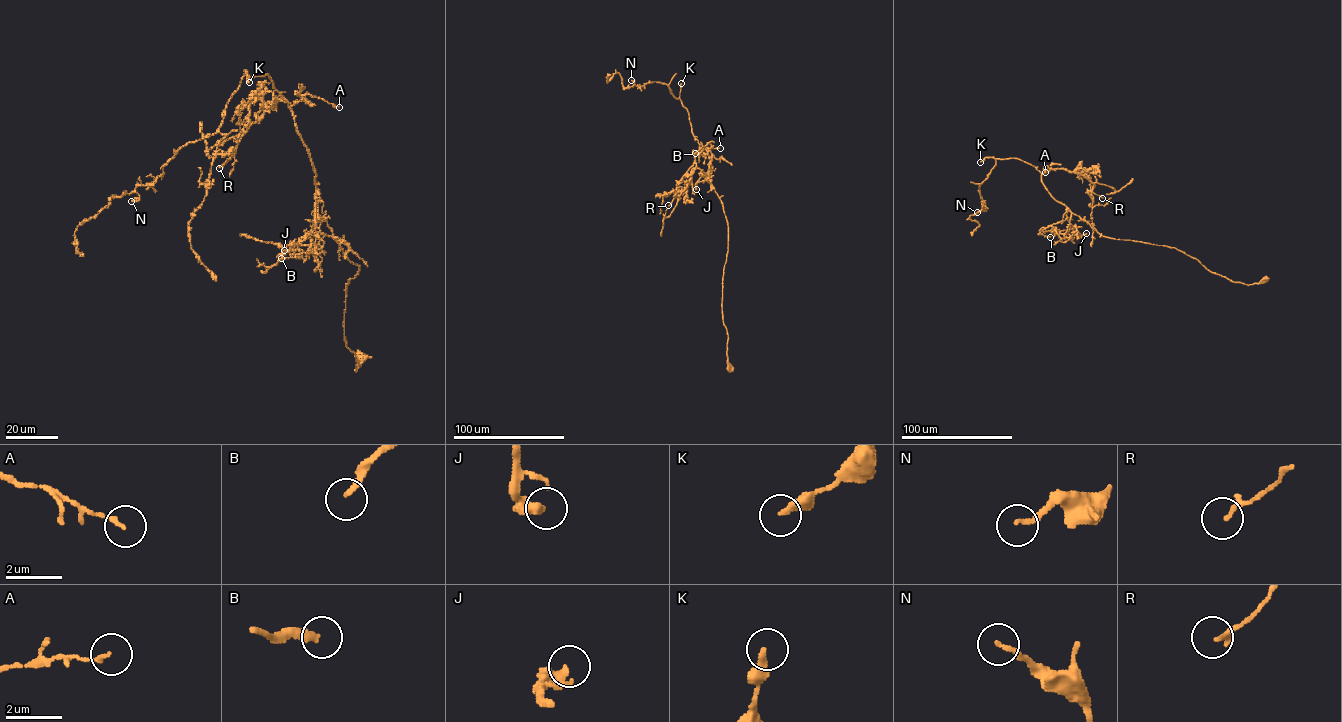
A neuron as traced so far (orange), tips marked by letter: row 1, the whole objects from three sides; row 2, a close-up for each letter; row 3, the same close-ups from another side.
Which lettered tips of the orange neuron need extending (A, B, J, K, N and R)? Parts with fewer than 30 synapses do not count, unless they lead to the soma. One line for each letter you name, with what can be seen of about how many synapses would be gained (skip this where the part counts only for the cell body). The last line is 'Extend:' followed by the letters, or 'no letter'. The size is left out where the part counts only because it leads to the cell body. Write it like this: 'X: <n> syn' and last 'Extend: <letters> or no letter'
Extend: no letter

